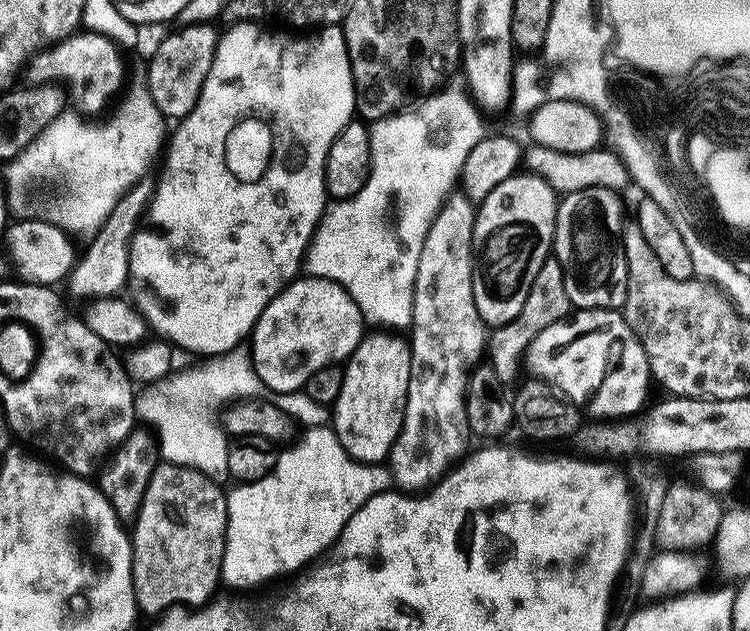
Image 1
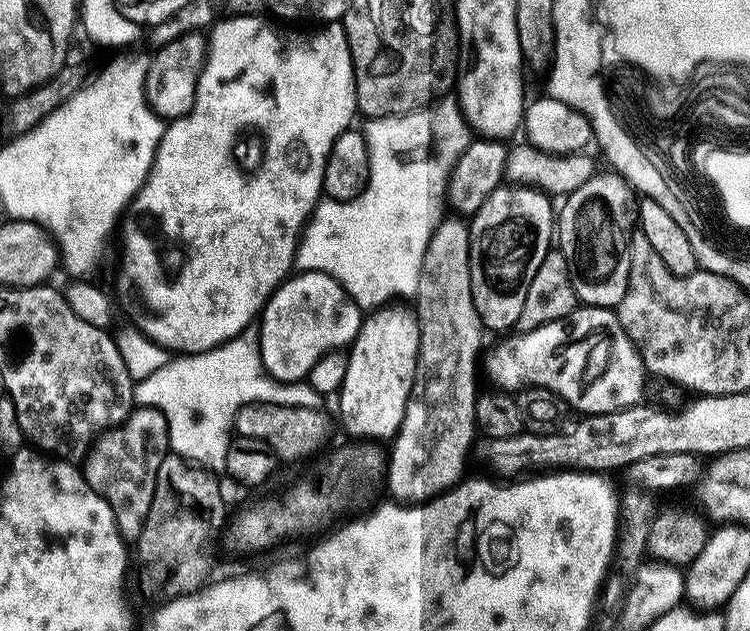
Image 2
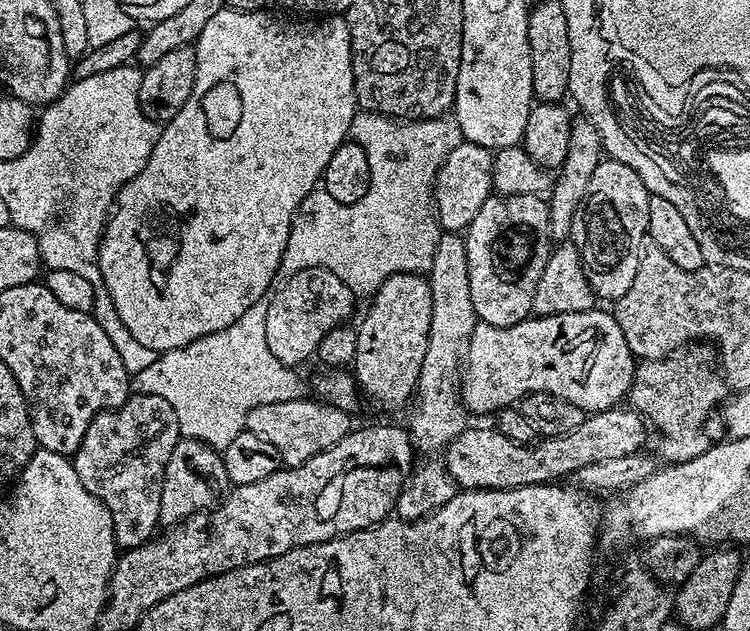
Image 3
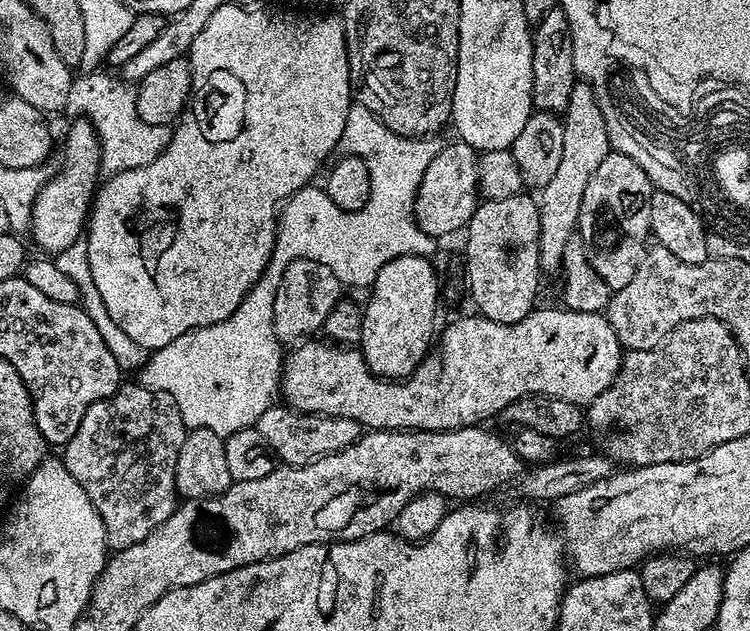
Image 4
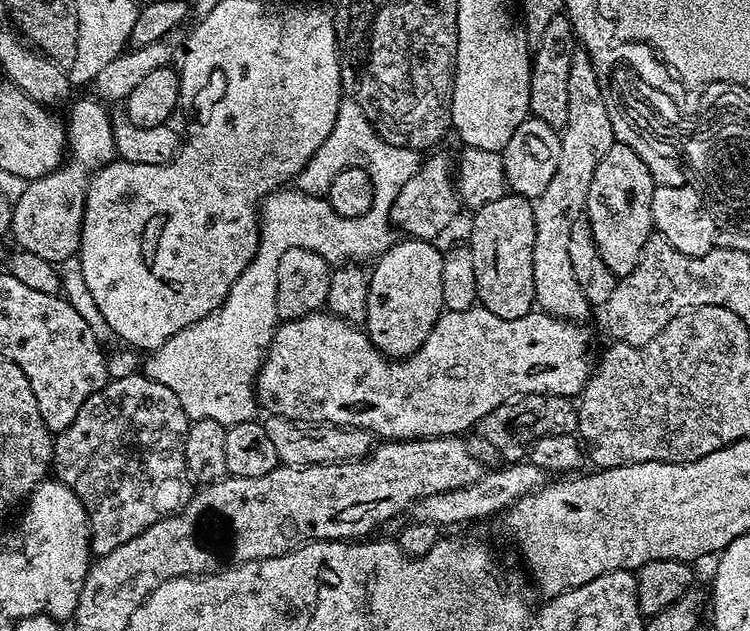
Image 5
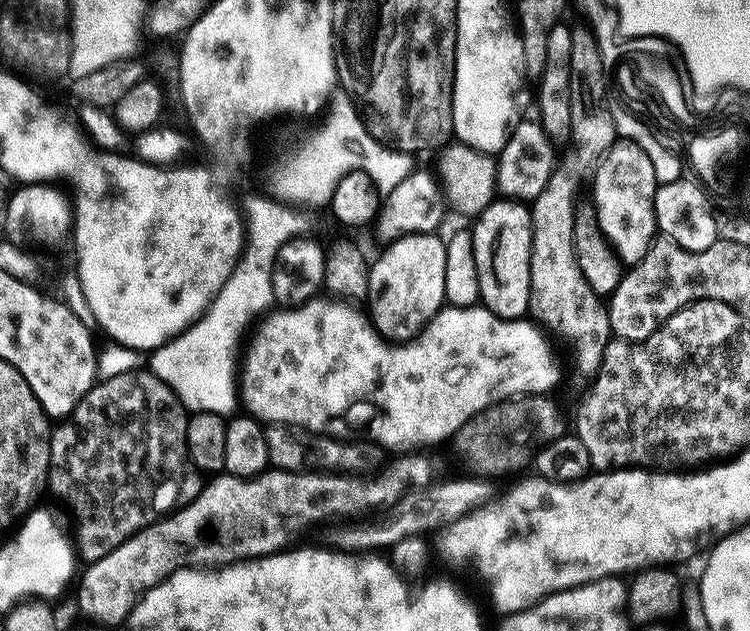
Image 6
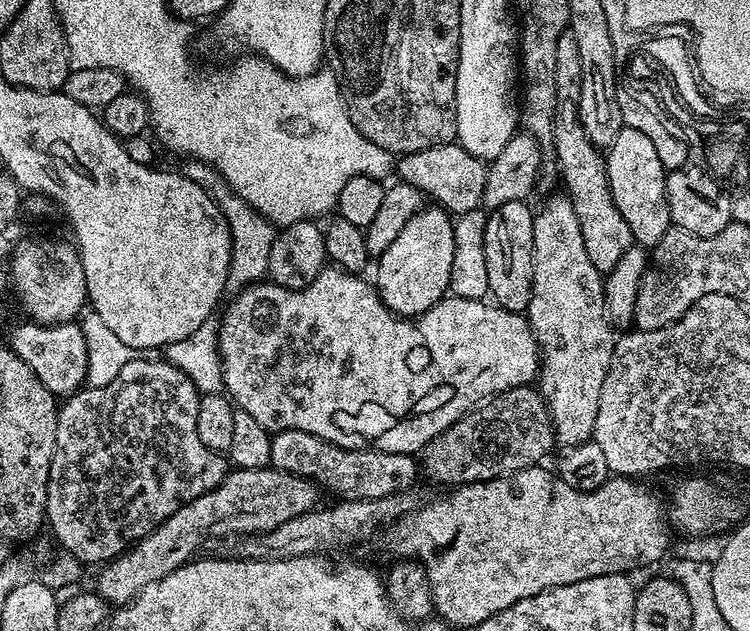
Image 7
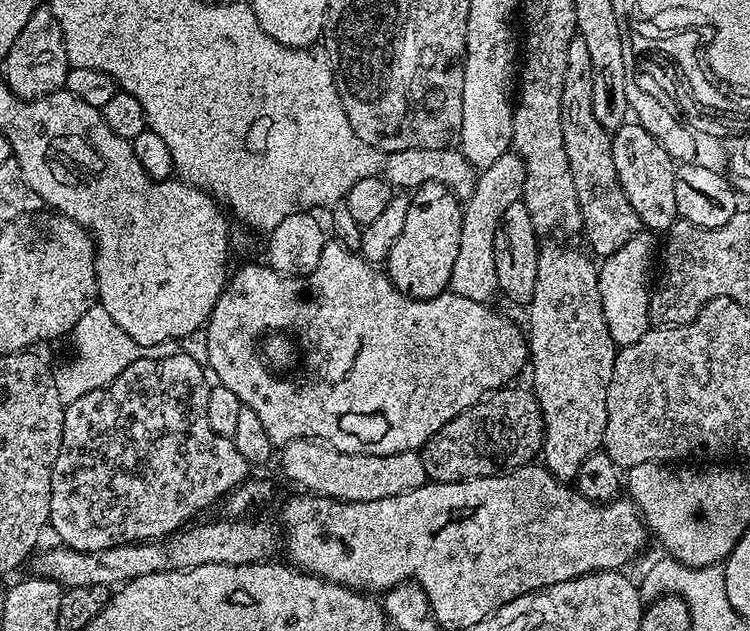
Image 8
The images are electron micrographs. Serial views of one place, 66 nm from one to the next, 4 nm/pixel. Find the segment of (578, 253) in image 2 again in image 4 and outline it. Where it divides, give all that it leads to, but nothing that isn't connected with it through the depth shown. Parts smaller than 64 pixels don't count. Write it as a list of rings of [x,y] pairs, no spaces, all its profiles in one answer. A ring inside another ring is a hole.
[[[610,150],[606,158],[602,158],[598,170],[594,170],[594,178],[590,178],[582,194],[582,210],[576,223],[578,233],[594,271],[612,292],[622,290],[622,286],[630,283],[634,270],[638,270],[640,259],[644,257],[652,230],[650,202],[653,191],[652,180],[634,158]]]

